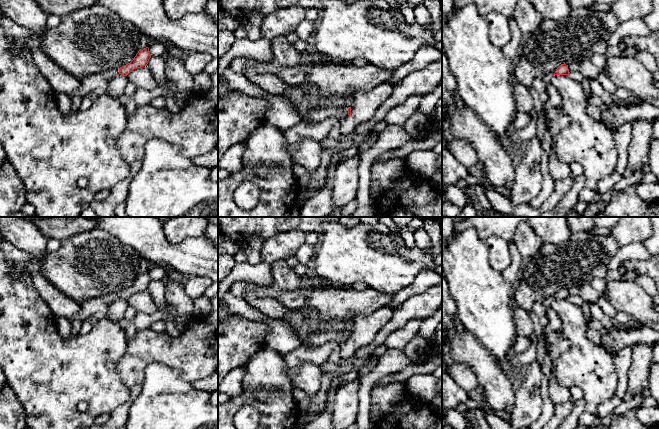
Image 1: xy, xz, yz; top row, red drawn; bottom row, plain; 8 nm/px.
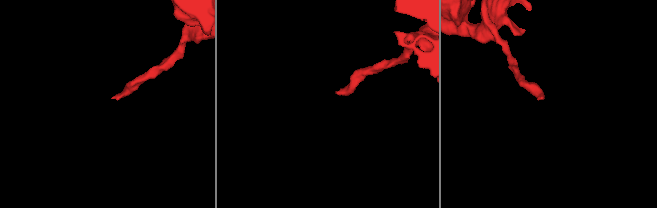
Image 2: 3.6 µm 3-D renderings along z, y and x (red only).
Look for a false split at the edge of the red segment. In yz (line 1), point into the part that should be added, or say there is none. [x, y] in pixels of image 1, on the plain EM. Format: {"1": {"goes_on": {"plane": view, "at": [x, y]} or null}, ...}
{"1": {"goes_on": null}}

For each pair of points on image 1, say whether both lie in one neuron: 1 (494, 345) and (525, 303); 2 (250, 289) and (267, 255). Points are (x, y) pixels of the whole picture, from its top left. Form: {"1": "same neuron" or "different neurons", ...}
{"1": "different neurons", "2": "different neurons"}

